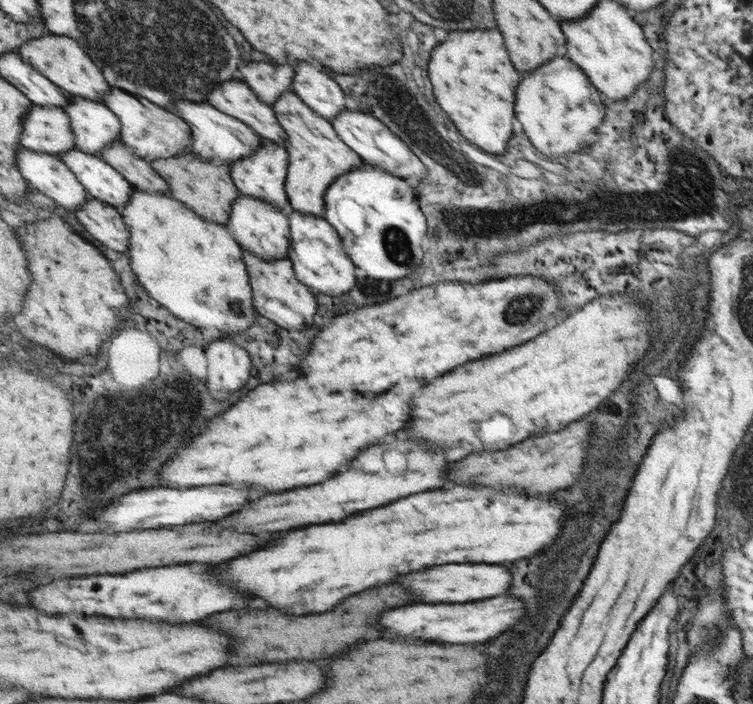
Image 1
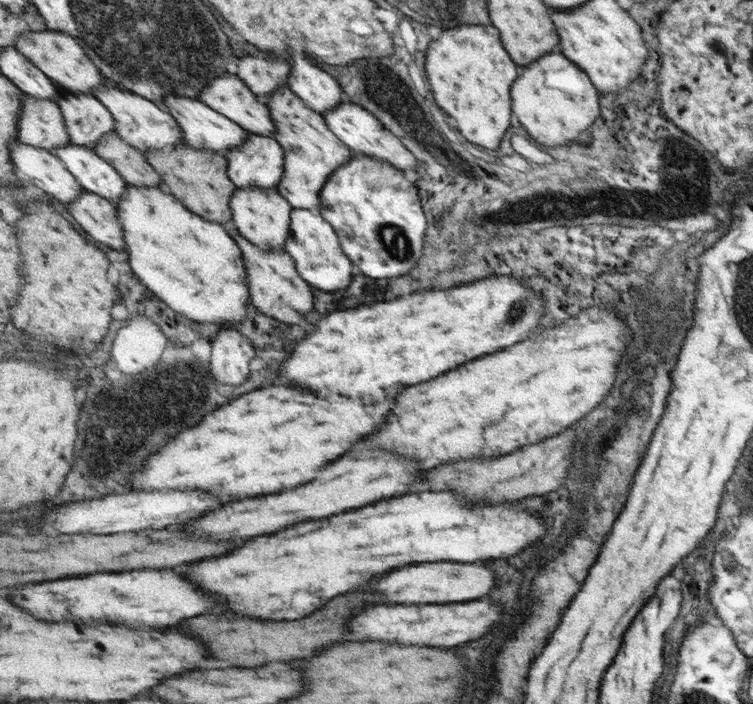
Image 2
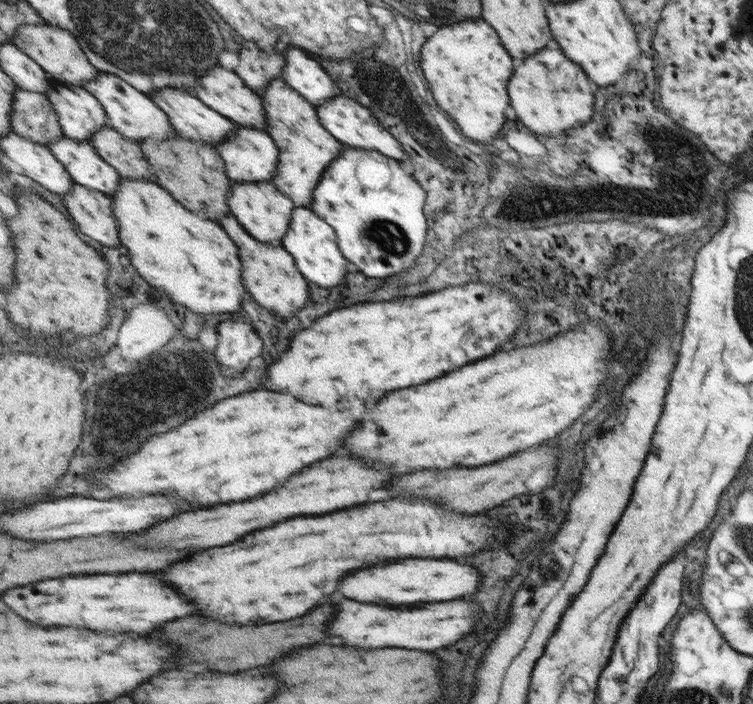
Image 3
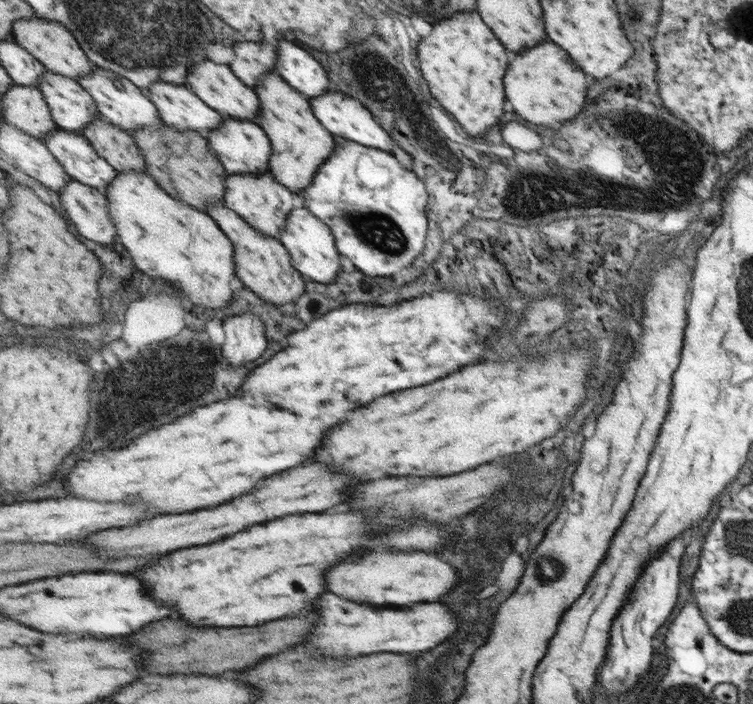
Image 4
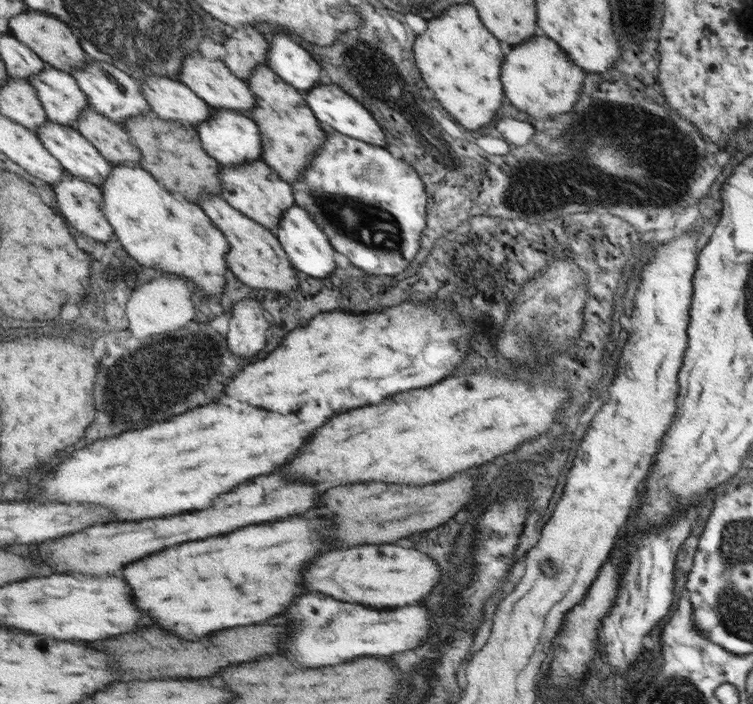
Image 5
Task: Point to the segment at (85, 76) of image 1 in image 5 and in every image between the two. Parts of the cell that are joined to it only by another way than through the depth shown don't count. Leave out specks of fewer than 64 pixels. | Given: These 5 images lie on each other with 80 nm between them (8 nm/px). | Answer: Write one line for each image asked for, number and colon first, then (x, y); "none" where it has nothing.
2: (58, 54)
3: (55, 49)
4: (52, 42)
5: (56, 43)

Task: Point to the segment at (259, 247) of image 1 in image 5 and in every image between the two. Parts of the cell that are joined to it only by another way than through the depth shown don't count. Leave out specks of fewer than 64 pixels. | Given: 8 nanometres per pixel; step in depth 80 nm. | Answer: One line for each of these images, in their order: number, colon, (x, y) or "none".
2: (265, 218)
3: (265, 211)
4: (264, 202)
5: (254, 188)

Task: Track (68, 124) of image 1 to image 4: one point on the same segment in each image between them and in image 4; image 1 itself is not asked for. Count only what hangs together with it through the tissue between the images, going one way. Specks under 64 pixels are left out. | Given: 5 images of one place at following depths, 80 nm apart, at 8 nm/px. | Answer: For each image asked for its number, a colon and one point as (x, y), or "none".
2: (42, 124)
3: (34, 116)
4: (26, 107)

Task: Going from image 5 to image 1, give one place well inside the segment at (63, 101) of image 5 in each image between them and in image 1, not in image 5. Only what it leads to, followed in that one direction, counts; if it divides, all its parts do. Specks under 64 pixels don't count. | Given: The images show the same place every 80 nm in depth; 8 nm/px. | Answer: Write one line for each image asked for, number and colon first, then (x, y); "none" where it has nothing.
1: (96, 126)
2: (88, 120)
3: (81, 113)
4: (73, 108)

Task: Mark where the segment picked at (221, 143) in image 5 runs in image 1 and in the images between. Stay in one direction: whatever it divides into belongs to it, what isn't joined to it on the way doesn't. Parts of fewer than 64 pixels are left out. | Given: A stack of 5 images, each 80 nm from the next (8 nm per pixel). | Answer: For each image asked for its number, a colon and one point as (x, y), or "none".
1: (263, 175)
2: (260, 164)
3: (251, 155)
4: (244, 148)

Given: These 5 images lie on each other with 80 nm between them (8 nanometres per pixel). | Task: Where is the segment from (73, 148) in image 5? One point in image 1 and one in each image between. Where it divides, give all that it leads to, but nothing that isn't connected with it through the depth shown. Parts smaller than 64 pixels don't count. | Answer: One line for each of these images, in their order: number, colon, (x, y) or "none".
1: (101, 179)
2: (96, 175)
3: (87, 167)
4: (74, 151)

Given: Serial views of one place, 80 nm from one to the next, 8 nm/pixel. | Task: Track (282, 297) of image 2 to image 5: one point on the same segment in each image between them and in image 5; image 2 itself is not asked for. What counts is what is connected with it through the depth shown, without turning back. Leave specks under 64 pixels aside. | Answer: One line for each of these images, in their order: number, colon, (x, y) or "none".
3: (270, 272)
4: (263, 263)
5: (256, 256)

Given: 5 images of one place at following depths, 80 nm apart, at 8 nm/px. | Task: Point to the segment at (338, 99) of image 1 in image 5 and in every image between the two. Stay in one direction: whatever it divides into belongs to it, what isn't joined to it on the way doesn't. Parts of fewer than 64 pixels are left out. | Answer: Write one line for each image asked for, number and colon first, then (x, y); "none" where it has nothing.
2: (319, 89)
3: (305, 75)
4: (297, 66)
5: (295, 65)

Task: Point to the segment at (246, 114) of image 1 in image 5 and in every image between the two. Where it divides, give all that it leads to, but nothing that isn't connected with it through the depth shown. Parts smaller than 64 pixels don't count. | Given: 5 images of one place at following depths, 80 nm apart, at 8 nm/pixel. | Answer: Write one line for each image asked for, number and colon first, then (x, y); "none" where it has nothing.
2: (229, 94)
3: (223, 90)
4: (216, 84)
5: (211, 79)

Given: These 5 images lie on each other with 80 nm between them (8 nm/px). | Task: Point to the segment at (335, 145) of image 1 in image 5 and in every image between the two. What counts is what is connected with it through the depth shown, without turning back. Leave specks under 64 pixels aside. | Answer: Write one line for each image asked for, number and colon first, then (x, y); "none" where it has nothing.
2: (313, 152)
3: (307, 148)
4: (300, 142)
5: (291, 133)

